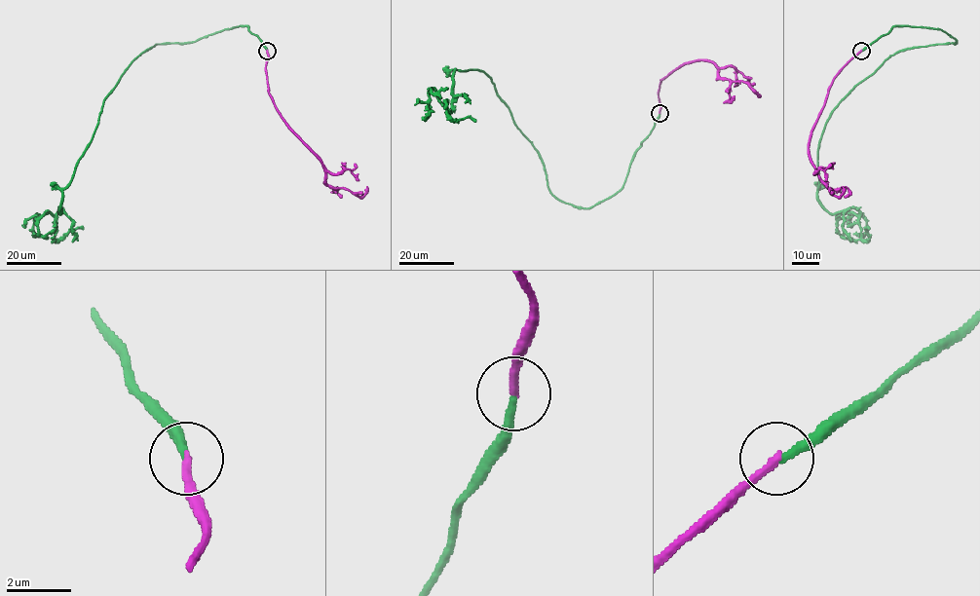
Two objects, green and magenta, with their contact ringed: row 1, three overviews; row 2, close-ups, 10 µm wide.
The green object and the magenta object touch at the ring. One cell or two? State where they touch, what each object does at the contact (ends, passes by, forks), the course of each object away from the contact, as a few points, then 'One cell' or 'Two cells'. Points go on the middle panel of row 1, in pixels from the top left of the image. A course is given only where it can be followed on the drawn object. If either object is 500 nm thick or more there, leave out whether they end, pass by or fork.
Place: (659, 113). At the ring green ends. At the ring magenta ends. Course of green: (659, 113), (587, 208), (554, 197), (483, 71), (455, 69), (451, 110), (433, 89), (428, 105). Course of magenta: (659, 113), (660, 81), (680, 65), (692, 61), (711, 61), (721, 78), (744, 81), (759, 93). One cell

